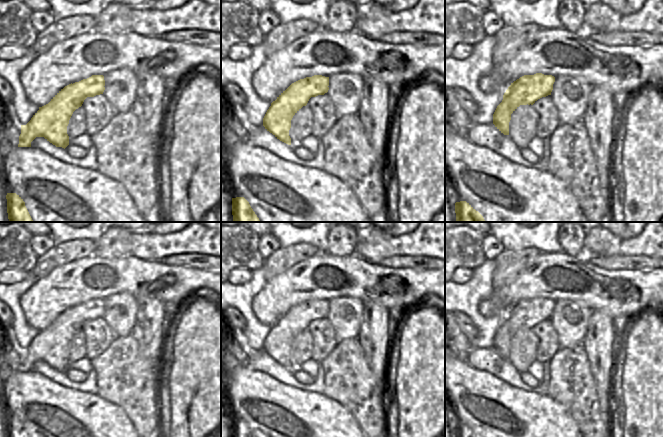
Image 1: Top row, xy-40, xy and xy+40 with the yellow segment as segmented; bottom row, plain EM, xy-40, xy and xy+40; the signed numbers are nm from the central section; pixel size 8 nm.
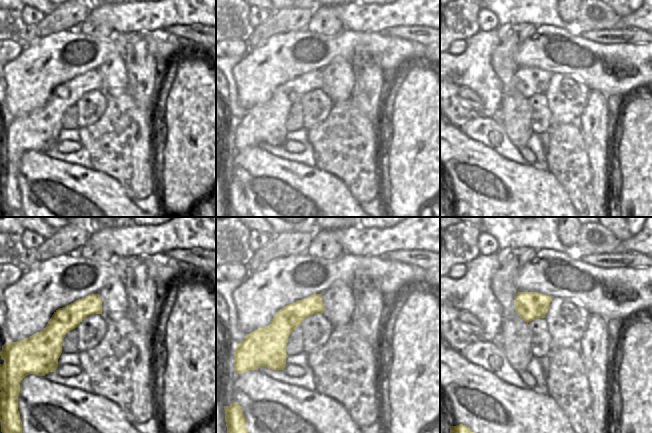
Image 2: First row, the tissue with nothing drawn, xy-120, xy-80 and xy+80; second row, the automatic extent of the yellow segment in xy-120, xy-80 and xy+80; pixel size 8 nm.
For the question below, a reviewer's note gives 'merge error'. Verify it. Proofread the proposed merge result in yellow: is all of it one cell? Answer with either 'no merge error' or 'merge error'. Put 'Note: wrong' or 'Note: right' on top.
Note: right
merge error

